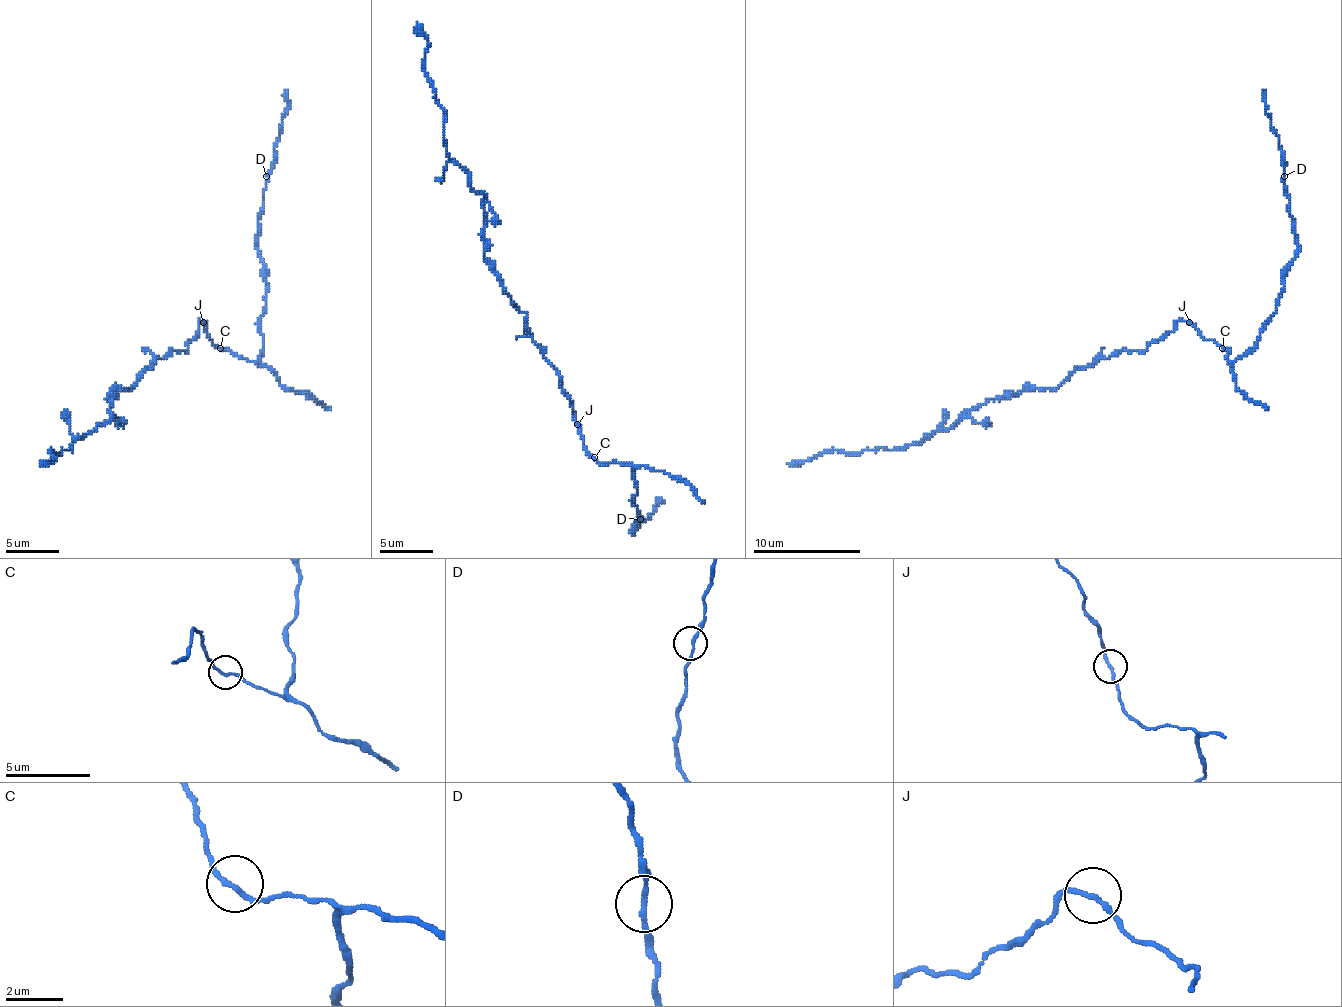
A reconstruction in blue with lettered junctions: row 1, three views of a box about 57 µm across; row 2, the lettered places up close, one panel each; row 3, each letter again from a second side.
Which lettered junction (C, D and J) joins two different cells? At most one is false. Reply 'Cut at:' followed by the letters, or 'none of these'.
Cut at: none of these

